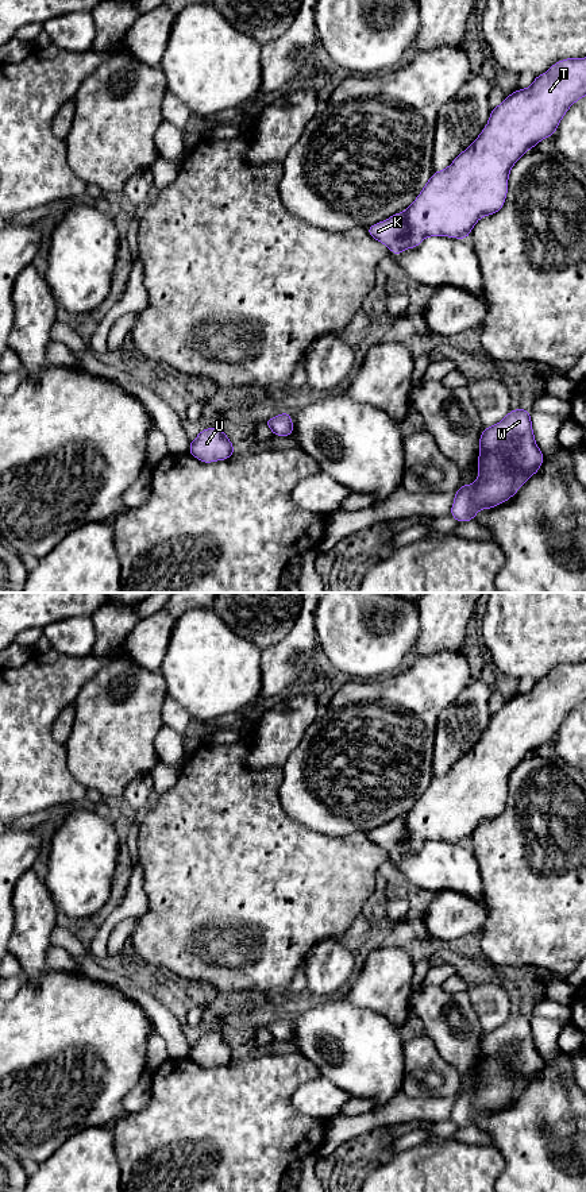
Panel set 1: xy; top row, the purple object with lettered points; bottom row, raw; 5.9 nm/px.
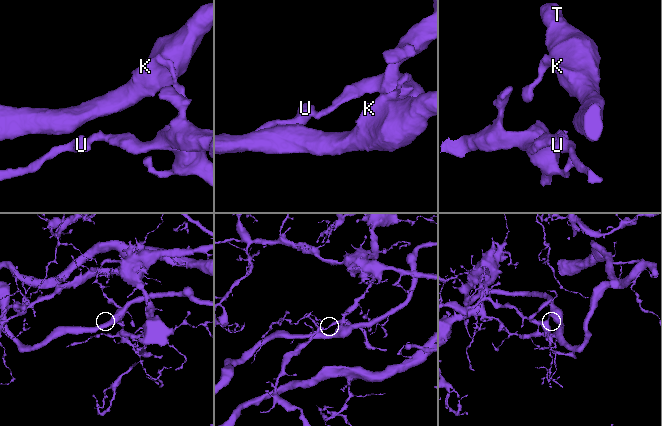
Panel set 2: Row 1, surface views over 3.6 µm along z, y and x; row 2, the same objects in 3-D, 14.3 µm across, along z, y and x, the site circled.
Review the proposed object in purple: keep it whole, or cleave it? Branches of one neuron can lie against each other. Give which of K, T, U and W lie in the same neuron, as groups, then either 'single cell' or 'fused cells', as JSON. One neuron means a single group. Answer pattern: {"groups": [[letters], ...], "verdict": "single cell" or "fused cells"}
{"groups": [["K"], ["T", "U", "W"]], "verdict": "fused cells"}

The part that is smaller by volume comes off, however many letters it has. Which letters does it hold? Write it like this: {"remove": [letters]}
{"remove": ["K"]}

